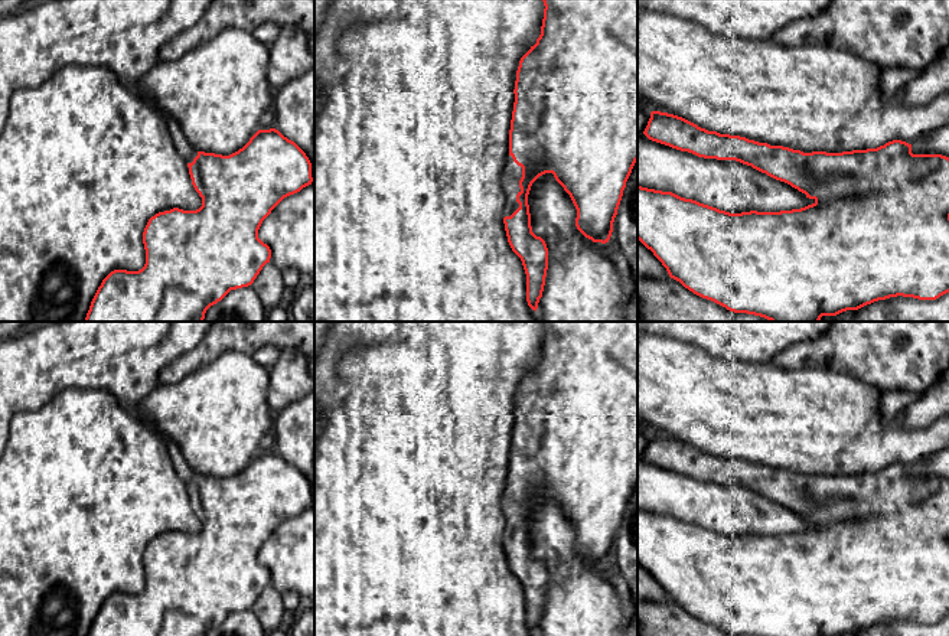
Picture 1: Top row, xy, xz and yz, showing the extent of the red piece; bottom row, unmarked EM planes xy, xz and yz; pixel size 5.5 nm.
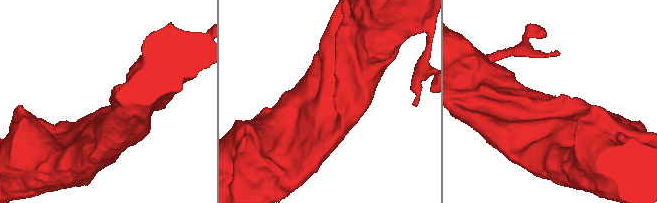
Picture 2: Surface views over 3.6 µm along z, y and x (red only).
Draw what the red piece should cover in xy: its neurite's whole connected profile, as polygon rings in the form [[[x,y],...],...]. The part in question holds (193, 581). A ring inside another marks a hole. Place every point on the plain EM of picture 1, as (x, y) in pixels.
[[[166,440],[177,476],[187,486],[195,513],[202,521],[196,534],[173,531],[151,539],[143,555],[146,587],[138,594],[114,593],[98,610],[88,636],[206,636],[231,613],[248,610],[270,586],[271,573],[258,561],[258,552],[271,534],[287,519],[312,508],[312,486],[306,476],[278,453],[258,453],[238,474],[222,479],[198,474],[180,449]]]

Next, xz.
[[[542,322],[544,342],[537,366],[521,381],[515,404],[515,425],[509,453],[509,479],[502,496],[502,511],[506,519],[503,547],[512,574],[521,581],[526,597],[526,624],[537,635],[542,620],[548,593],[548,571],[541,560],[532,555],[528,518],[532,506],[545,496],[552,496],[555,503],[570,518],[575,532],[577,552],[593,565],[609,565],[613,545],[626,511],[626,505],[637,485],[637,322]]]

